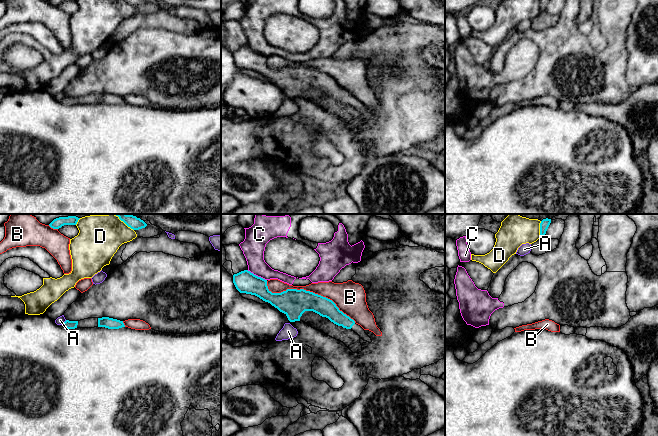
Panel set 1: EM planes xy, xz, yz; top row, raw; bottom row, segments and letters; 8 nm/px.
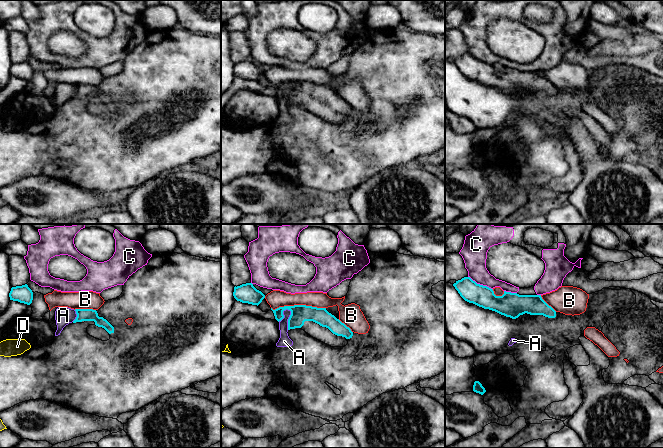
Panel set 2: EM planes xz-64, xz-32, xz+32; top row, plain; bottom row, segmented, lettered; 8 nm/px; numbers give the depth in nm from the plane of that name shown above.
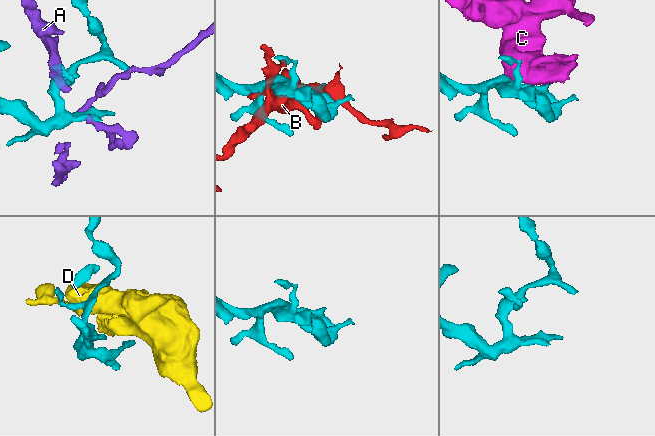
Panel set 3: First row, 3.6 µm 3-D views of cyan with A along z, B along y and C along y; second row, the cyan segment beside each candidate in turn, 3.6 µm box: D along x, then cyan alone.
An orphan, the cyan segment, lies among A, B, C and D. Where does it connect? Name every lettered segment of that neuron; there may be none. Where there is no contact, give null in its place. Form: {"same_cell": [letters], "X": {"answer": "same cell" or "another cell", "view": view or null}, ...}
{"same_cell": [], "A": {"answer": "another cell", "view": "xy"}, "B": {"answer": "another cell", "view": "xz"}, "C": {"answer": "another cell", "view": "xz"}, "D": {"answer": "another cell", "view": "xy"}}

